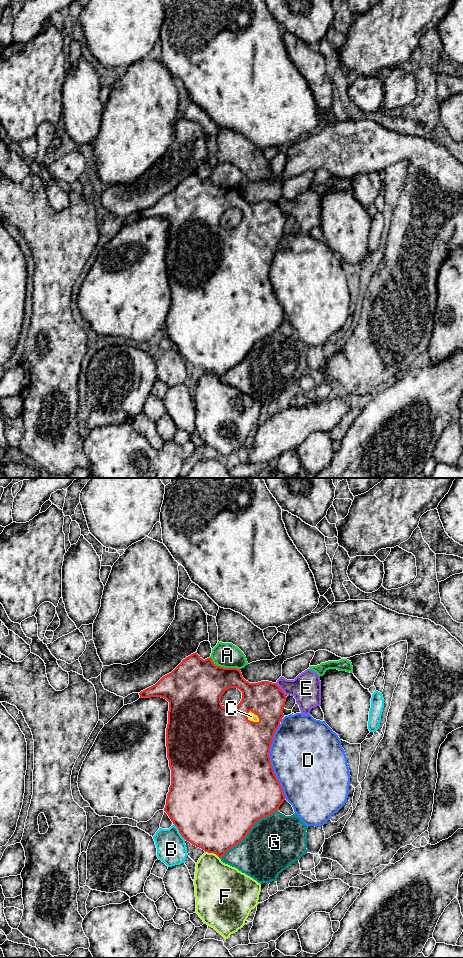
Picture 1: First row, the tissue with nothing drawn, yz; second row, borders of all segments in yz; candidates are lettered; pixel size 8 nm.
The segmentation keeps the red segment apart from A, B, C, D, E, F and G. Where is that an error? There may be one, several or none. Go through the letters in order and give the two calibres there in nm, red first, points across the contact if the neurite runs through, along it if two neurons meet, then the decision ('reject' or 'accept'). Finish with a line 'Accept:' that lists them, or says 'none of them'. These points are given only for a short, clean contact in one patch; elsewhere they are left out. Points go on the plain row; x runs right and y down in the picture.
A: 420 nm thick on the red side, 200 nm on the other; reject
B: 500 nm thick on the red side, 240 nm on the other; reject
C: 380 nm thick on the red side, 70 nm on the other; accept
D: 500 nm thick on the red side, 480 nm on the other; reject
E: 300 nm thick on the red side, 240 nm on the other; reject
F: 500 nm thick on the red side, 340 nm on the other; reject
G: 500 nm thick on the red side, 440 nm on the other; reject
Accept: C

